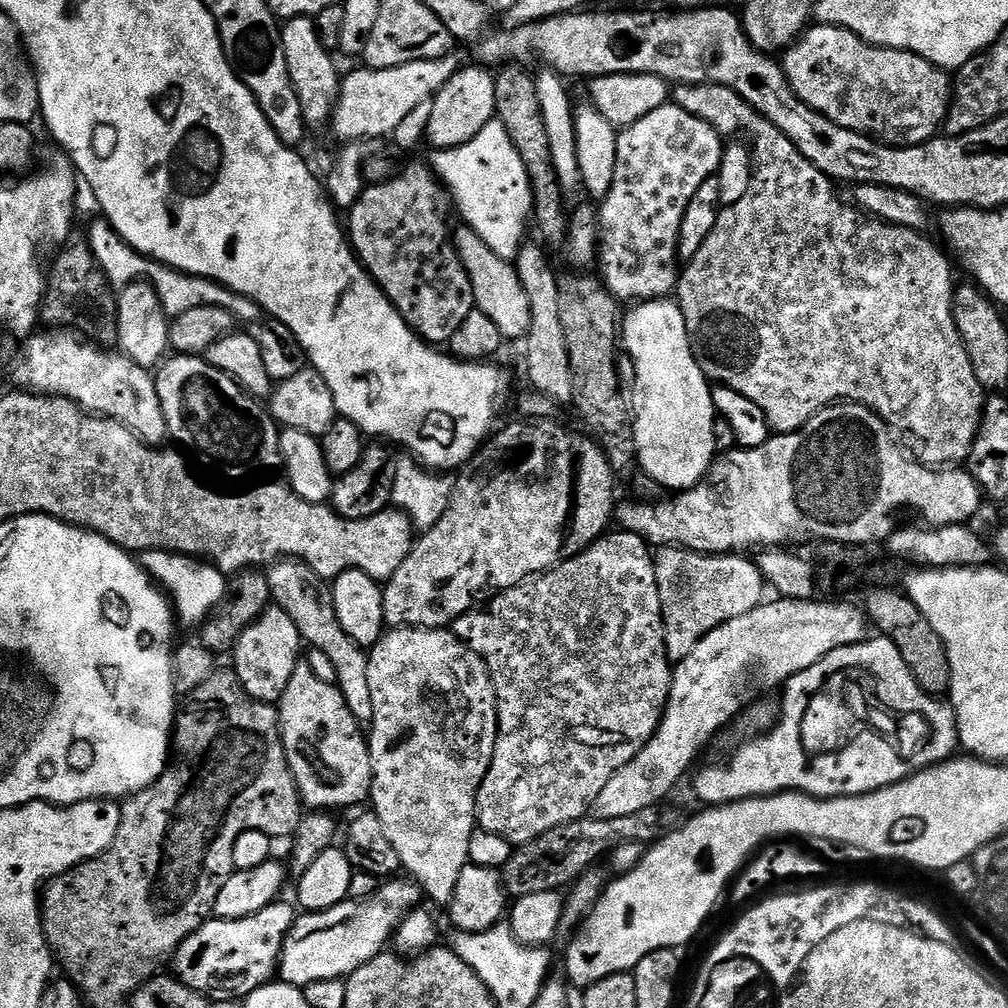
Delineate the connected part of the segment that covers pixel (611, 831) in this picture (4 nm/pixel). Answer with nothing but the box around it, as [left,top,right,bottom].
[502,806,681,898]

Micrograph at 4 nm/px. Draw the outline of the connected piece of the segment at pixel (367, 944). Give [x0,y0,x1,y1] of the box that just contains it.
[279,878,422,986]

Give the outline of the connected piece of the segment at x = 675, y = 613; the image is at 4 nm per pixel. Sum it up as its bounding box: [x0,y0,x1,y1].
[655,546,765,662]

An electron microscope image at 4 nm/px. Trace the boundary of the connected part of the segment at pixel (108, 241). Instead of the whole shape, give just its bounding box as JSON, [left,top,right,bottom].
[86,218,265,326]

